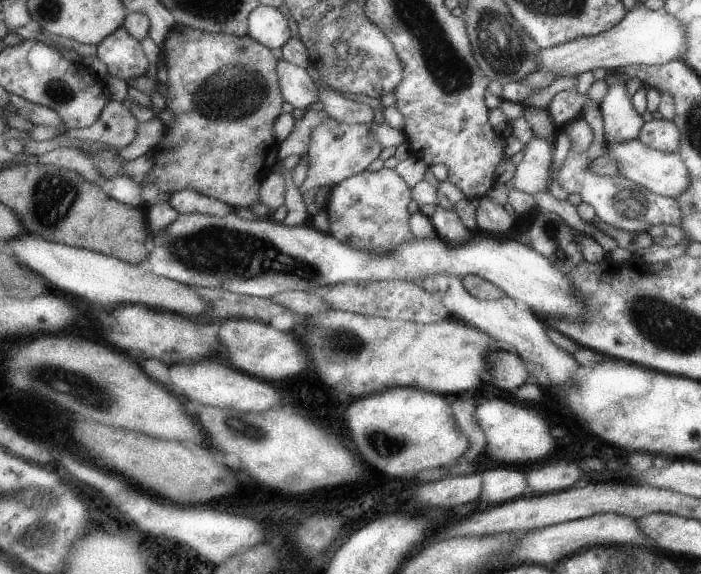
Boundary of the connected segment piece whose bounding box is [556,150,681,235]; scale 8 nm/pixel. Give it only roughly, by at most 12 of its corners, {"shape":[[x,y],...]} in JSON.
{"shape":[[569,150],[556,174],[594,217],[637,235],[679,227],[676,199],[589,170]]}

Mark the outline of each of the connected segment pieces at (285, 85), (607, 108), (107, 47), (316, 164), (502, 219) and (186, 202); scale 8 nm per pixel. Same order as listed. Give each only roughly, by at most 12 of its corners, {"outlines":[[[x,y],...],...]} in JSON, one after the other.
{"outlines":[[[279,60],[281,92],[295,109],[309,110],[320,90],[309,72]],[[607,71],[598,109],[607,144],[637,139],[643,118],[626,81]],[[121,26],[100,42],[97,55],[124,81],[151,64],[139,41]],[[330,117],[311,134],[301,190],[368,170],[384,148],[372,124]],[[486,195],[478,199],[478,232],[507,236],[514,218]],[[197,190],[169,199],[180,214],[229,216],[235,208]]]}

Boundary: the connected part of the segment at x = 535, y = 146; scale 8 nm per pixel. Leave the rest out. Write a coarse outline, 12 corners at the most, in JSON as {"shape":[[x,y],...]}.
{"shape":[[532,135],[509,186],[546,192],[550,143]]}

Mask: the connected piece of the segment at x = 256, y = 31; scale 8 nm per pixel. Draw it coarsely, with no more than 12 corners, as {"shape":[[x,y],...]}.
{"shape":[[261,4],[250,14],[249,34],[283,48],[291,40],[287,16]]}

